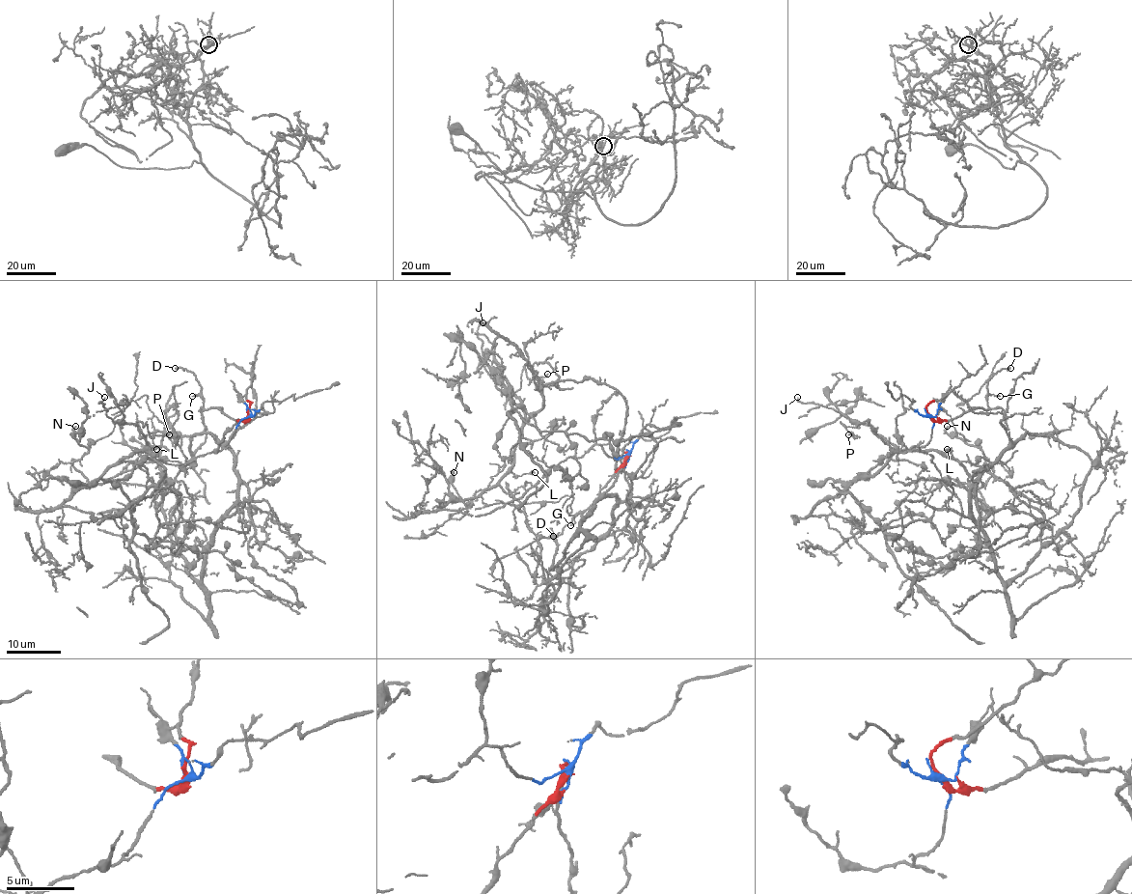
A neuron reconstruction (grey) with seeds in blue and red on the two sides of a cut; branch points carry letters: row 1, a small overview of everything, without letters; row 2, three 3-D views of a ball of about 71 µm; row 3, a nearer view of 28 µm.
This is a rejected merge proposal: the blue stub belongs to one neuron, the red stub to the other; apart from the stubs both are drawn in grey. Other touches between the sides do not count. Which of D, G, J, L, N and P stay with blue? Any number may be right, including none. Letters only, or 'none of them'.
J, L, N, P

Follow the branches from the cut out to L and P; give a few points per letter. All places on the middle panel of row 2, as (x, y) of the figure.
L: (628, 457), (617, 460), (596, 444), (485, 514), (443, 507), (481, 496), (510, 471), (535, 473)
P: (628, 457), (596, 444), (485, 514), (443, 507), (481, 496), (513, 463), (521, 372), (547, 373)

